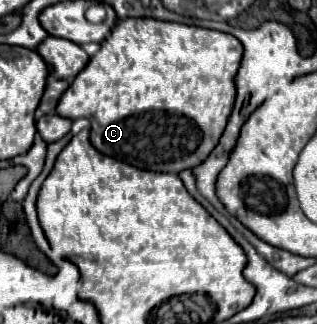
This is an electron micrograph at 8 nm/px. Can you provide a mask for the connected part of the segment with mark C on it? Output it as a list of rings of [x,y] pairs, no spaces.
[[[129,17],[129,19],[117,21],[117,25],[107,35],[107,39],[101,43],[101,49],[91,57],[91,61],[83,67],[83,71],[77,73],[77,77],[71,81],[67,91],[61,95],[55,111],[57,111],[57,115],[71,119],[71,121],[81,119],[81,117],[89,119],[89,123],[91,123],[91,145],[99,153],[113,157],[117,161],[123,161],[123,163],[127,161],[129,165],[139,167],[139,169],[159,171],[159,173],[179,173],[183,169],[191,169],[191,167],[197,167],[199,163],[203,163],[203,159],[215,149],[215,143],[219,143],[219,137],[227,125],[227,115],[231,113],[231,103],[235,101],[235,73],[239,69],[241,57],[243,57],[243,47],[233,35],[211,31],[211,29],[201,29],[201,27],[193,27],[193,25],[183,25],[183,23]]]

